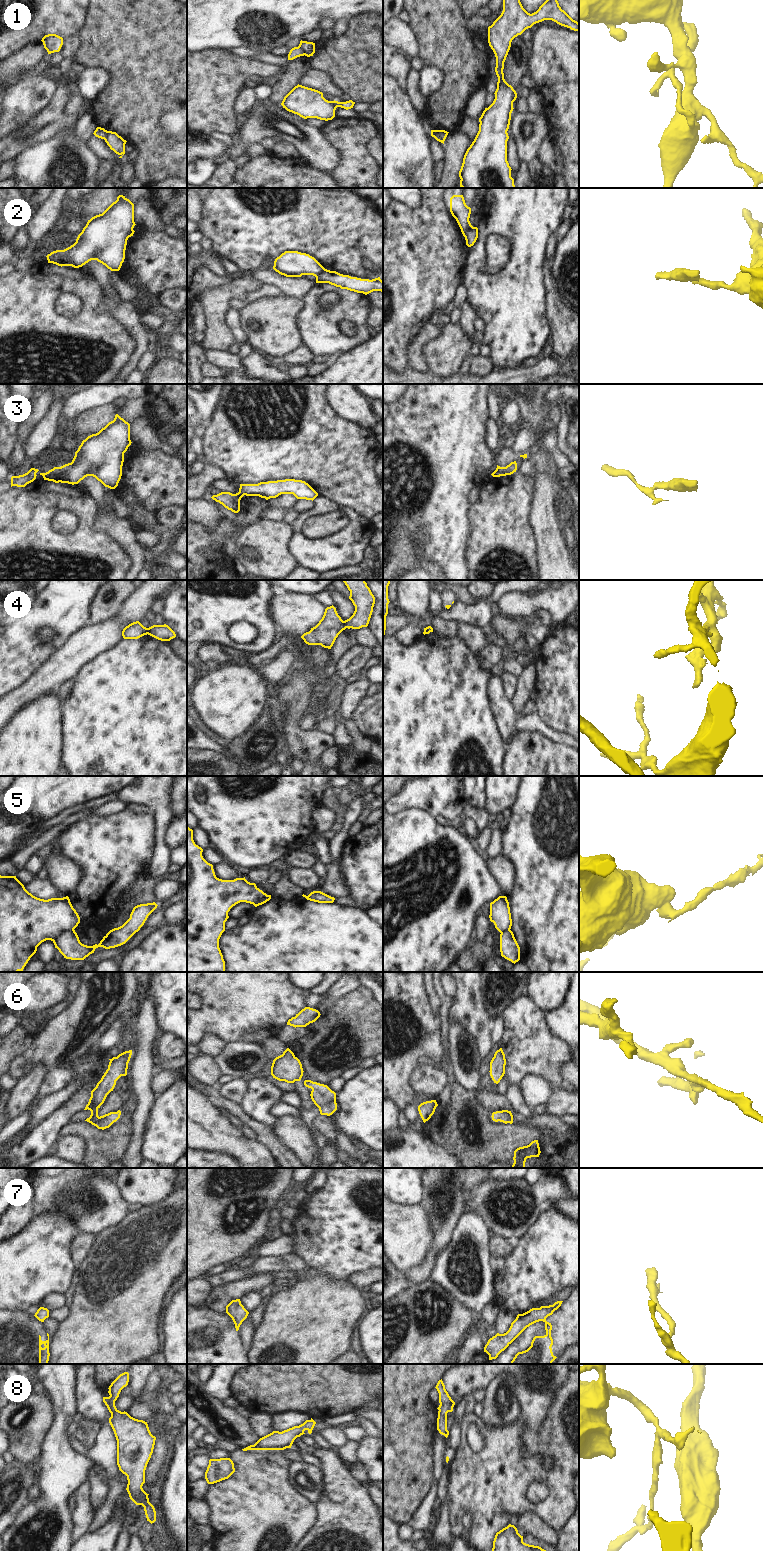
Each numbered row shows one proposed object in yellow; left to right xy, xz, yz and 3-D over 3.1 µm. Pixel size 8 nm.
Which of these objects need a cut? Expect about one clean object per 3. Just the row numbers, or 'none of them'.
1, 2, 3, 4, 5, 7

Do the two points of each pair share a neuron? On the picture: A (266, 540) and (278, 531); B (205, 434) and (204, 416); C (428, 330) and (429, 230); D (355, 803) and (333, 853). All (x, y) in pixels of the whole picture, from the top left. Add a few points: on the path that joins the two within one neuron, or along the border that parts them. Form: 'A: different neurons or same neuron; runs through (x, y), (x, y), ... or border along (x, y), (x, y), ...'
A: same neuron; runs through (269, 540), (275, 534)
B: different neurons; border along (216, 405), (211, 420), (200, 431)
C: different neurons; border along (429, 321), (420, 328), (413, 340)
D: same neuron; runs through (351, 815), (343, 835), (338, 841)

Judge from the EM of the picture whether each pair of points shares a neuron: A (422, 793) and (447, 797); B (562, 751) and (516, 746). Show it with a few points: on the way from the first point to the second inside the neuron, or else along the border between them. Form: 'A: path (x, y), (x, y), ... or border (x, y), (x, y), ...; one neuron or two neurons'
A: path (428, 793), (441, 793); one neuron
B: path (551, 753), (527, 753); one neuron

